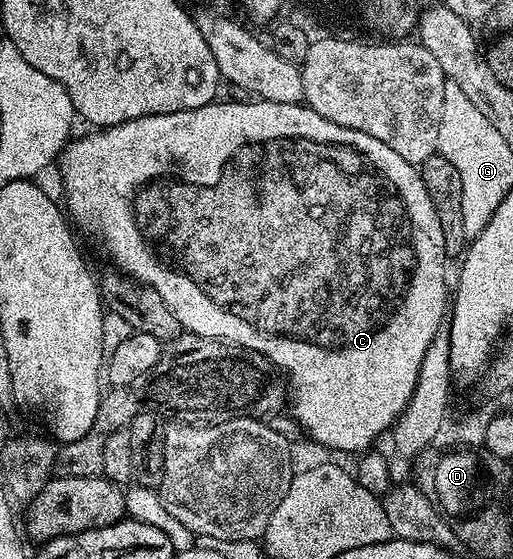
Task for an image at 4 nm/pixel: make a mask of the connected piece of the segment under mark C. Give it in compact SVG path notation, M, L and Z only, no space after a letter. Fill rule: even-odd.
M214 100L208 106L184 110L183 112L171 112L170 114L148 114L135 120L127 120L123 124L106 126L94 129L93 134L85 134L82 138L74 137L65 143L64 149L59 155L61 164L61 186L65 189L64 209L71 219L72 225L78 231L86 230L93 238L101 241L103 249L109 253L109 258L114 267L124 275L149 286L155 292L159 292L166 304L169 305L172 314L180 317L180 323L186 331L197 334L198 339L220 339L223 342L233 343L243 349L252 350L261 354L269 364L278 370L286 370L289 373L288 385L291 387L291 404L293 400L293 418L318 442L329 450L342 450L345 454L360 455L368 451L373 441L381 433L388 431L397 418L407 408L411 400L411 392L415 390L415 380L419 374L419 364L423 362L423 356L431 344L433 337L440 329L441 316L447 310L447 290L445 294L445 245L443 244L443 228L439 228L439 216L435 216L435 204L431 204L431 196L427 196L427 188L423 184L418 167L414 163L403 160L399 152L387 148L387 144L375 140L375 136L367 136L367 132L355 132L351 128L343 128L315 112L311 107L296 102L262 102L260 100L245 100L249 102L237 102L238 100Z

